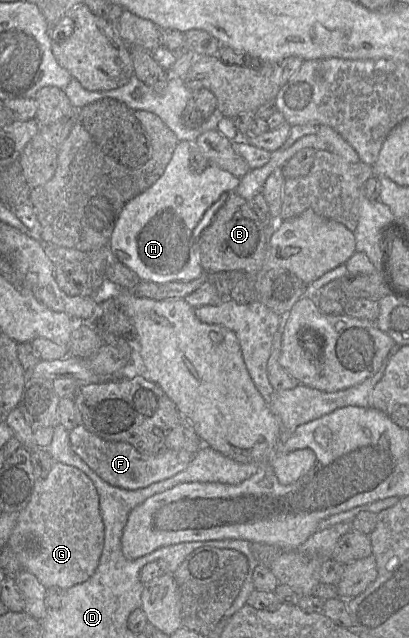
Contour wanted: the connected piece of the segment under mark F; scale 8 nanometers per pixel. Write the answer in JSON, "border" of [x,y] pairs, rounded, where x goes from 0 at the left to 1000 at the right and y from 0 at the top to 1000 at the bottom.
{"border":[[[203,665],[169,676],[169,691],[178,707],[254,754],[274,762],[311,768],[355,765],[423,748],[452,737],[479,715],[455,705],[408,705],[386,713],[340,708],[306,693],[257,690],[208,671]]]}

